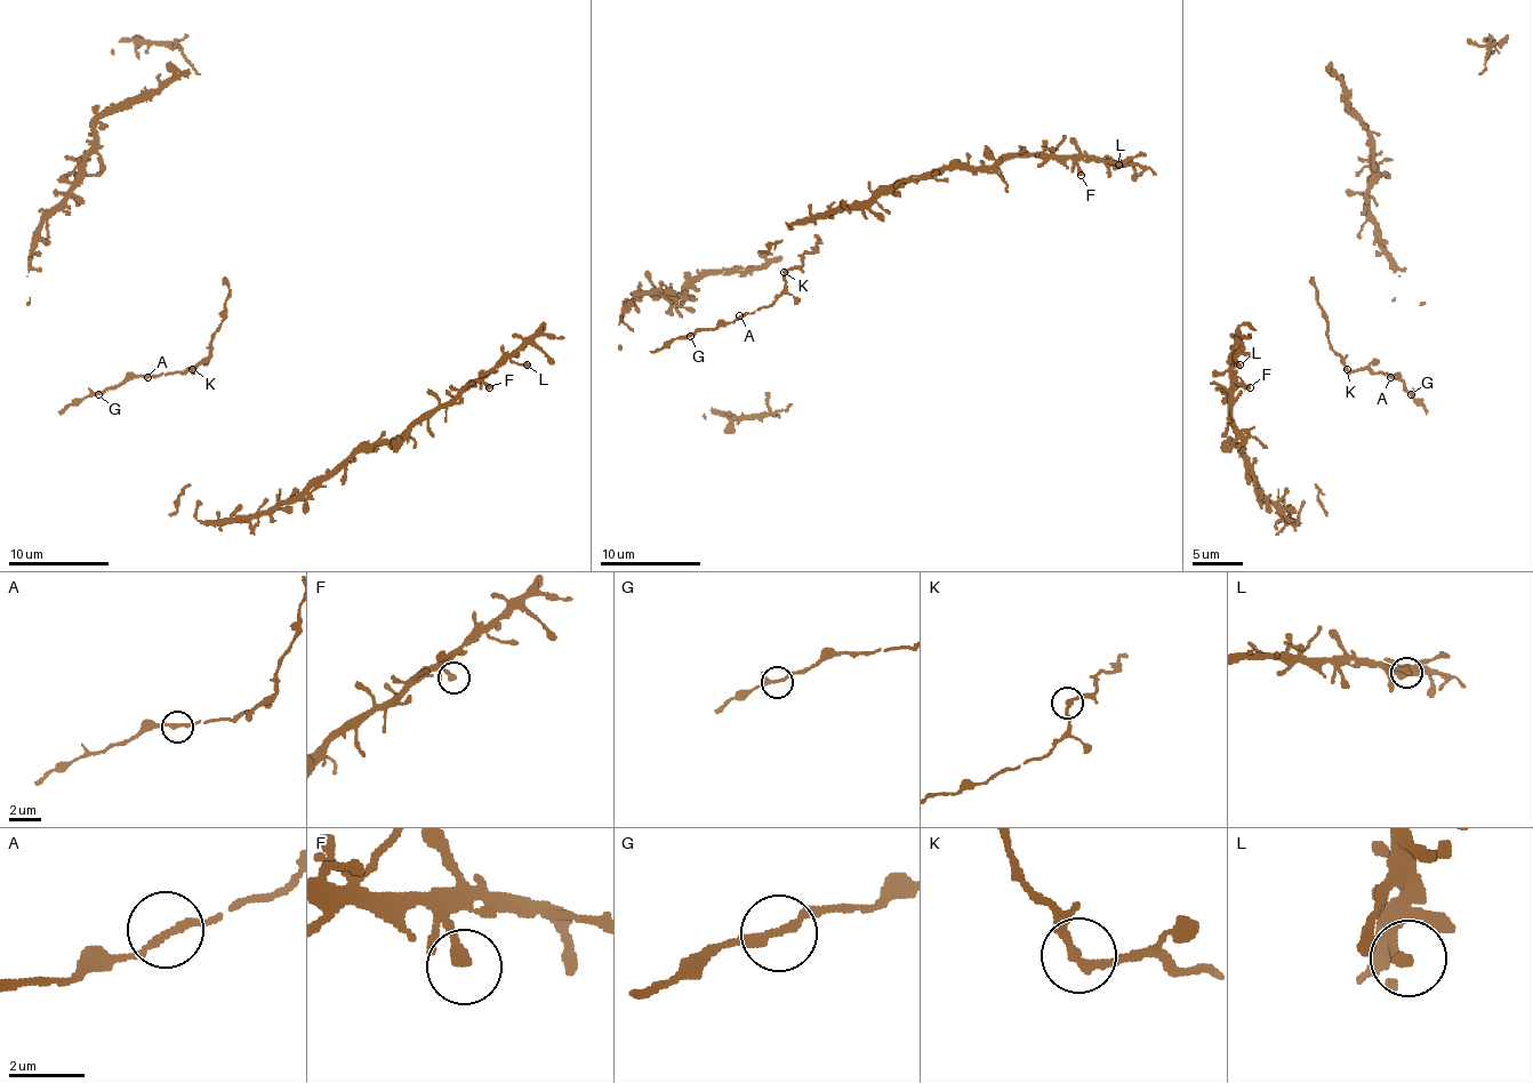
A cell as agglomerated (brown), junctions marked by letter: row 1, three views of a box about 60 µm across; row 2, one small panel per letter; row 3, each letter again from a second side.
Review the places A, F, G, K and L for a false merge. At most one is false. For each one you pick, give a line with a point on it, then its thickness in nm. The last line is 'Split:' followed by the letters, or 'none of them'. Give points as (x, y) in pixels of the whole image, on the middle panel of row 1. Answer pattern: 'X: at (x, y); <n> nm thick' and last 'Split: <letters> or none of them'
Split: none of them

